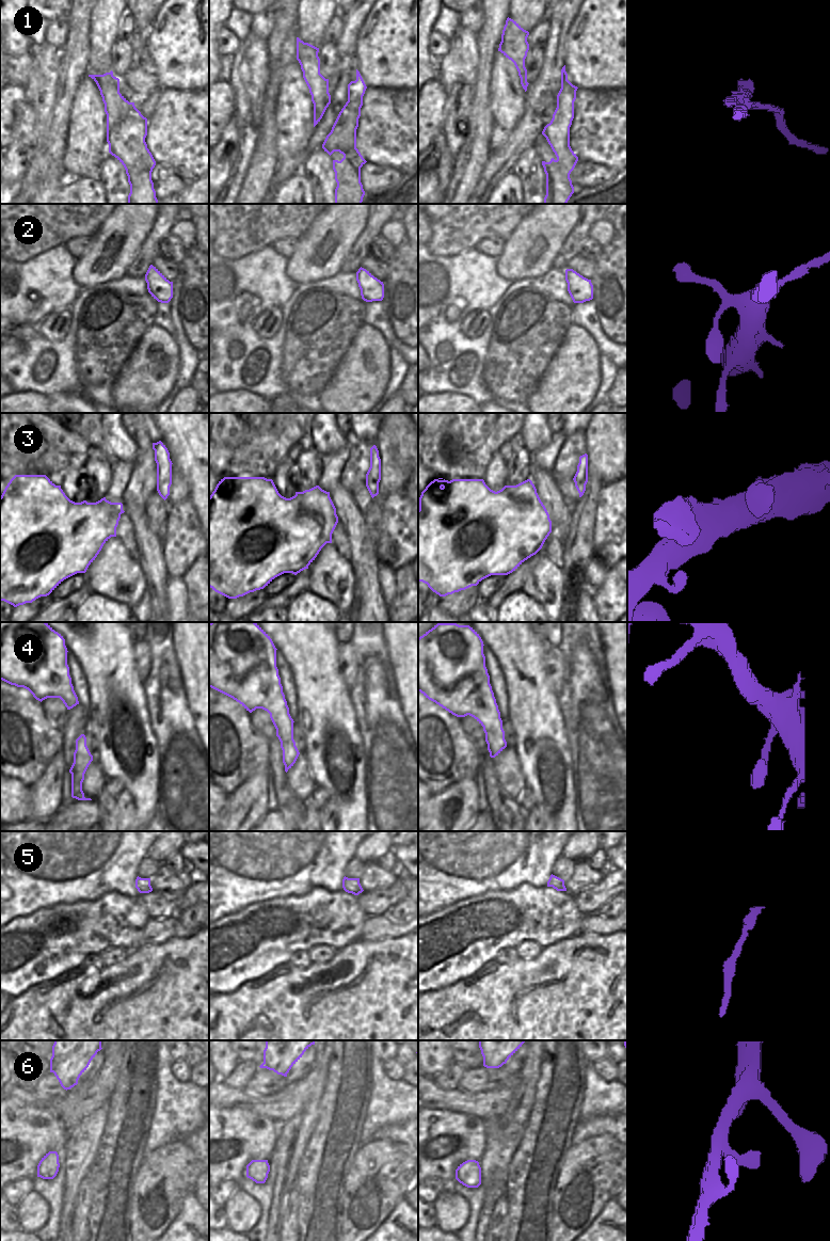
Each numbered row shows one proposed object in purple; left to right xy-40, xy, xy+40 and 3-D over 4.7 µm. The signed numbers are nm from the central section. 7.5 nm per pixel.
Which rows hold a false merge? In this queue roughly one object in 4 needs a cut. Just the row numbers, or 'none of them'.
1

